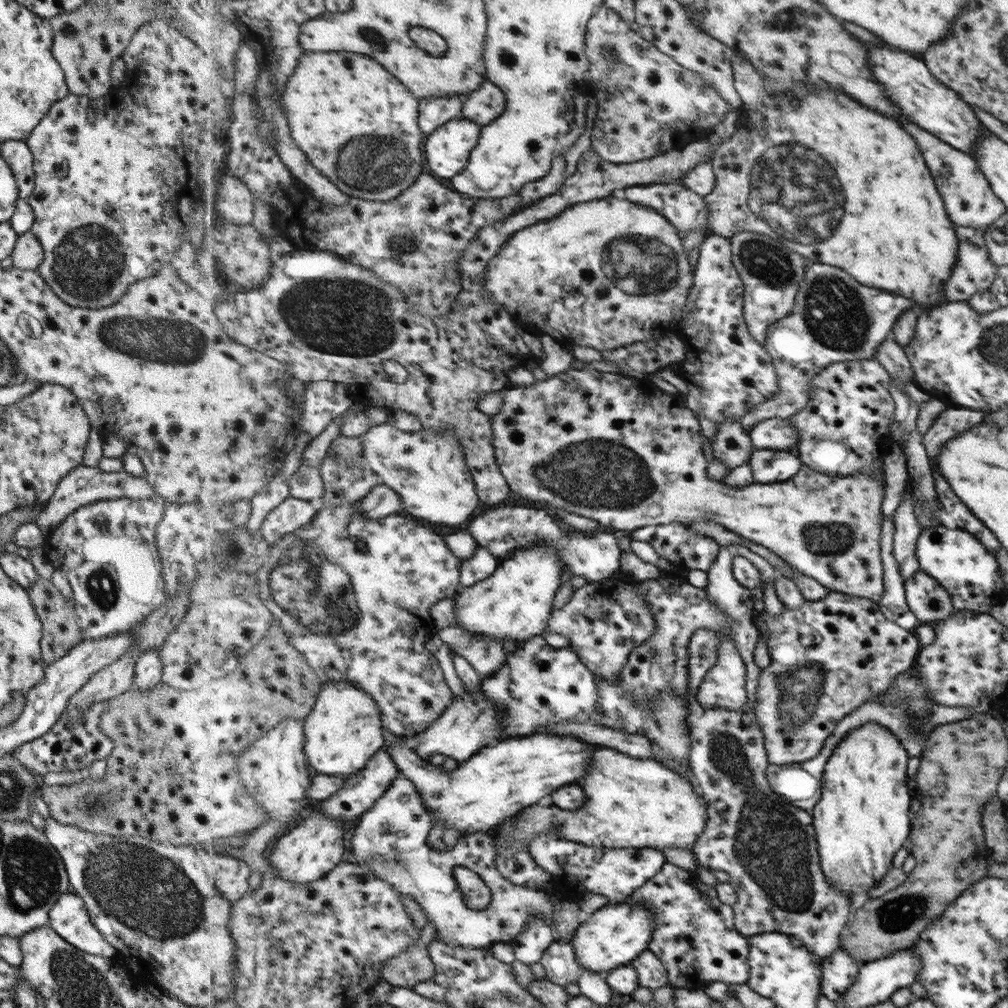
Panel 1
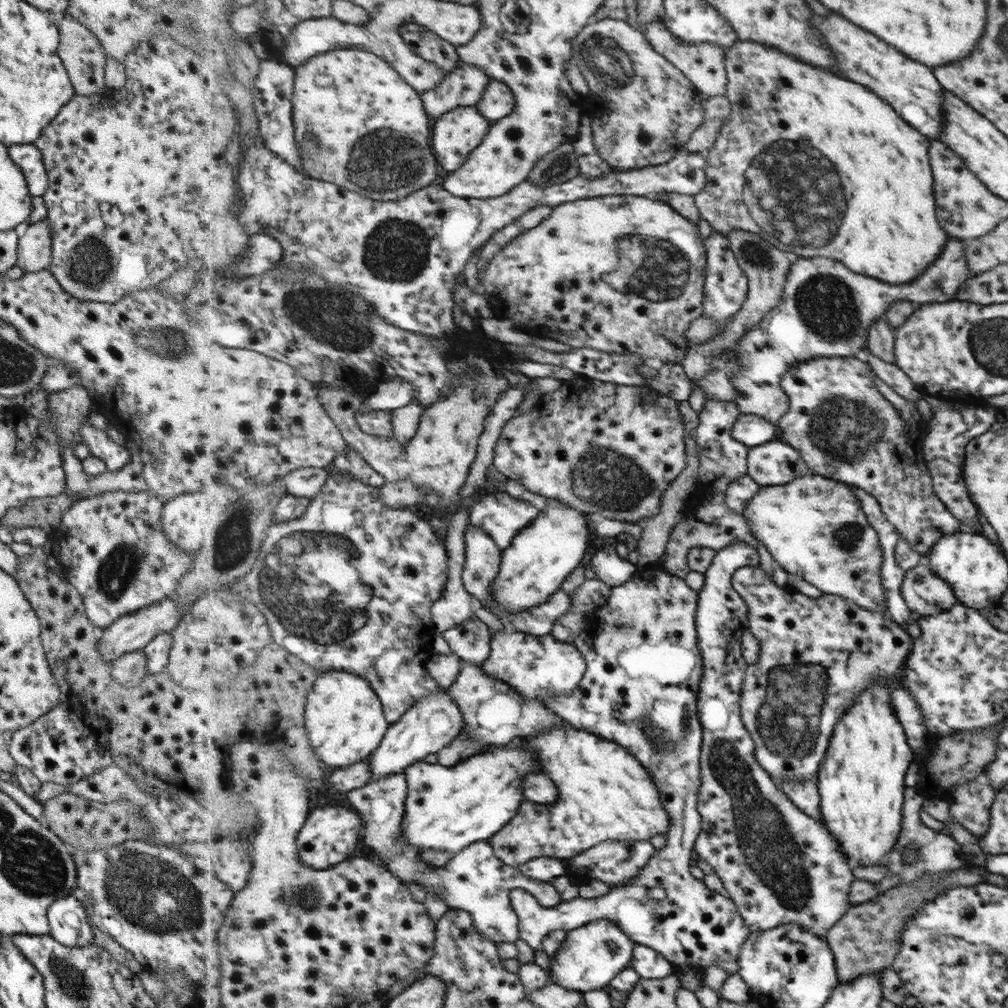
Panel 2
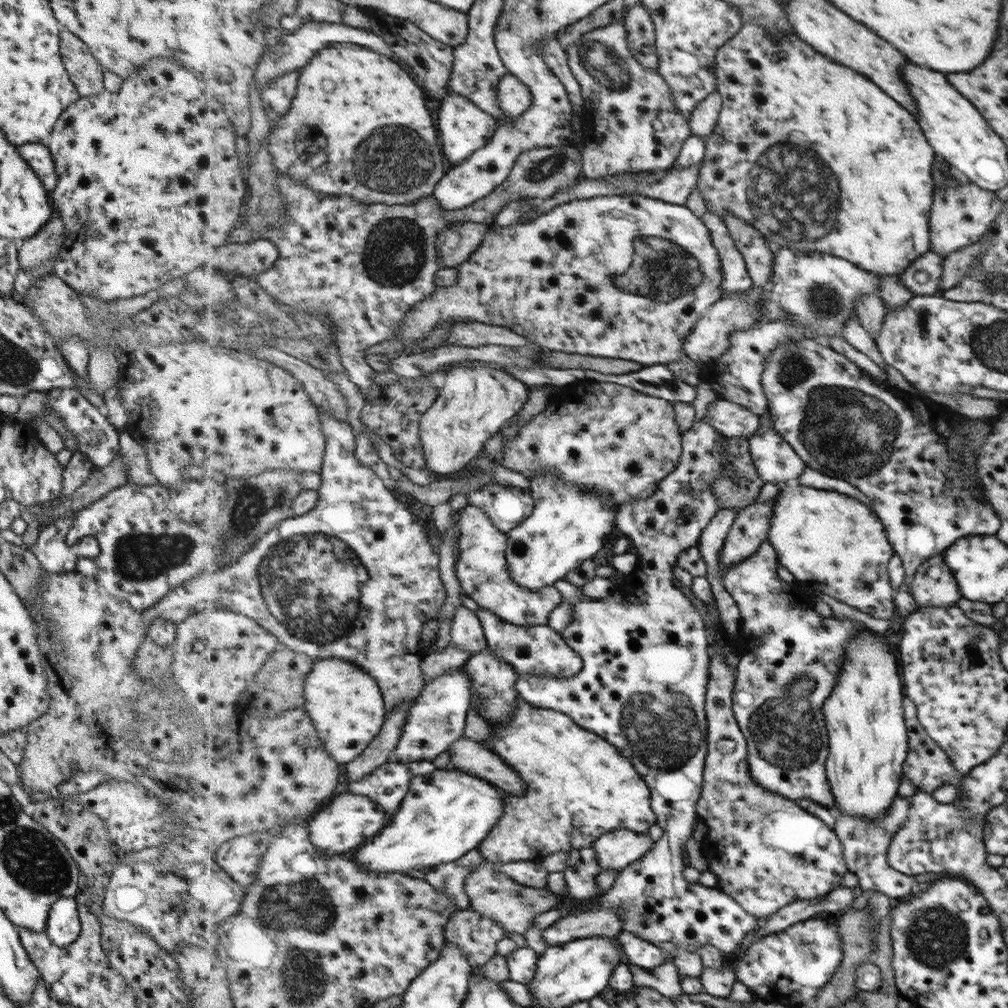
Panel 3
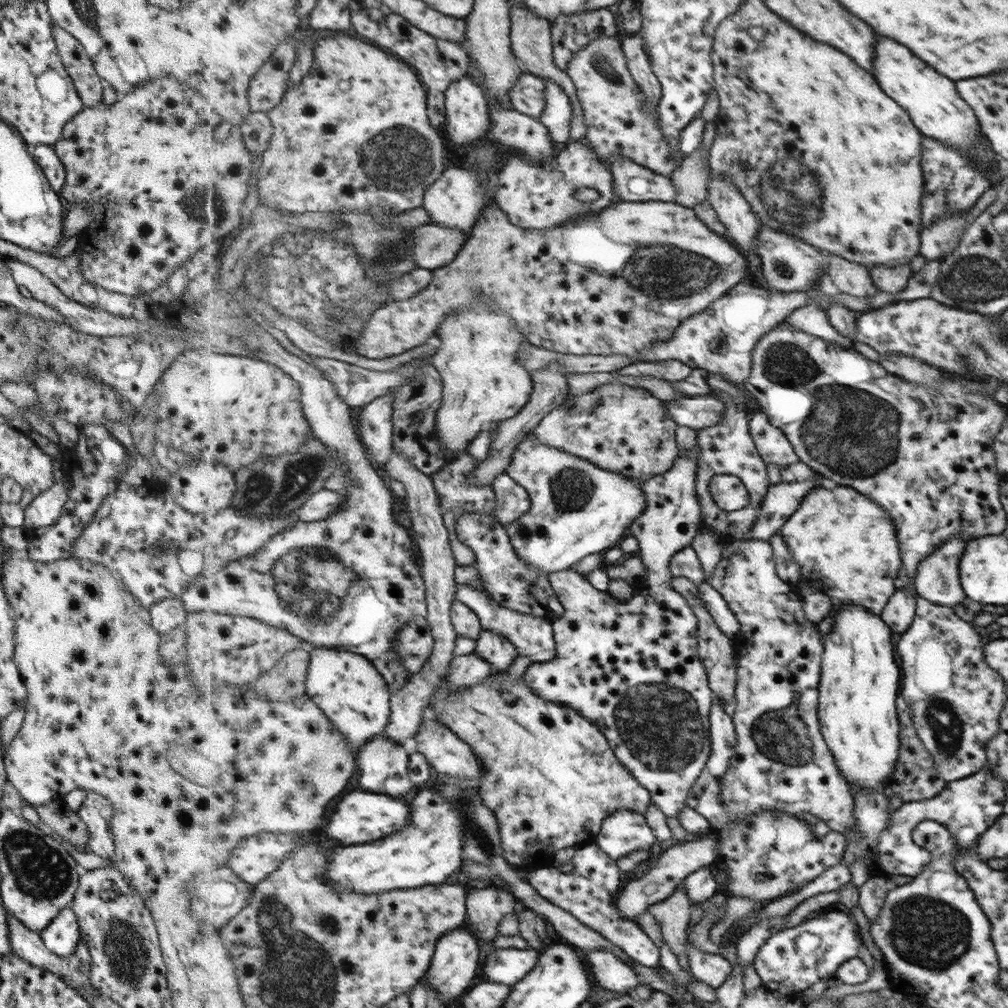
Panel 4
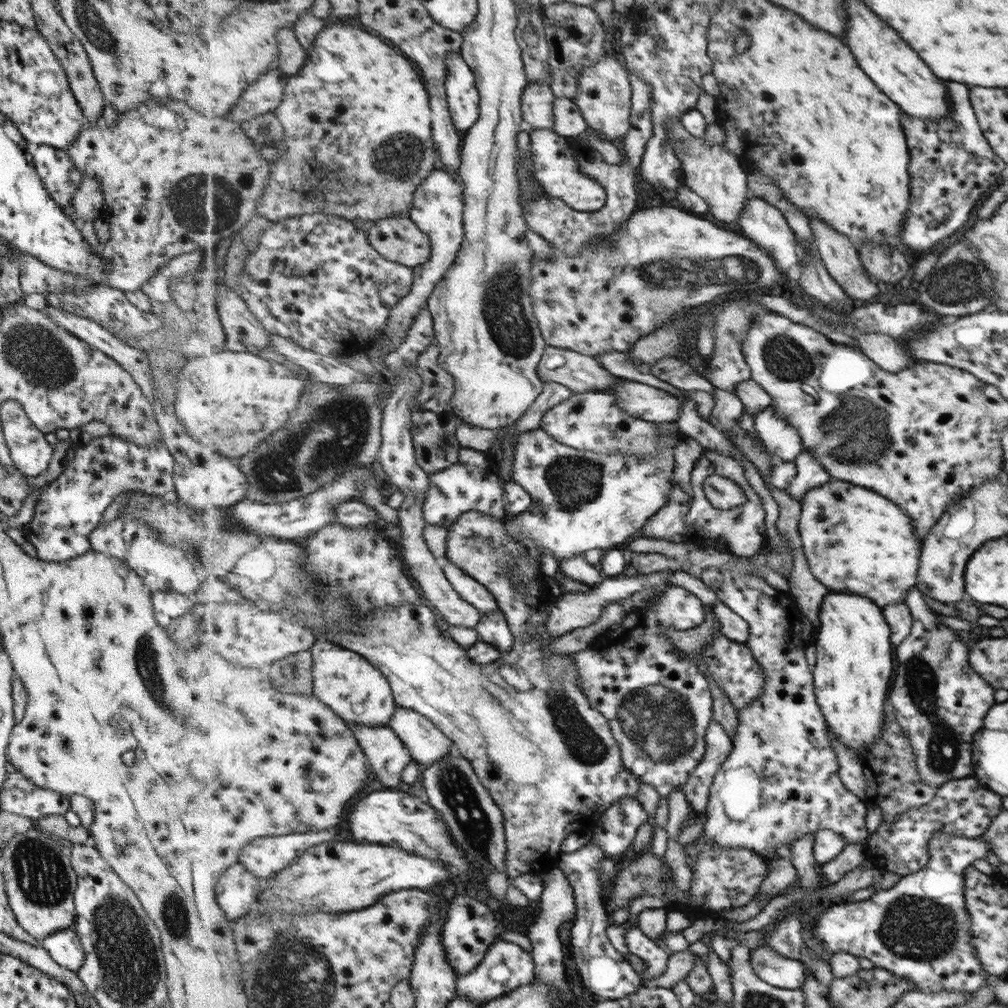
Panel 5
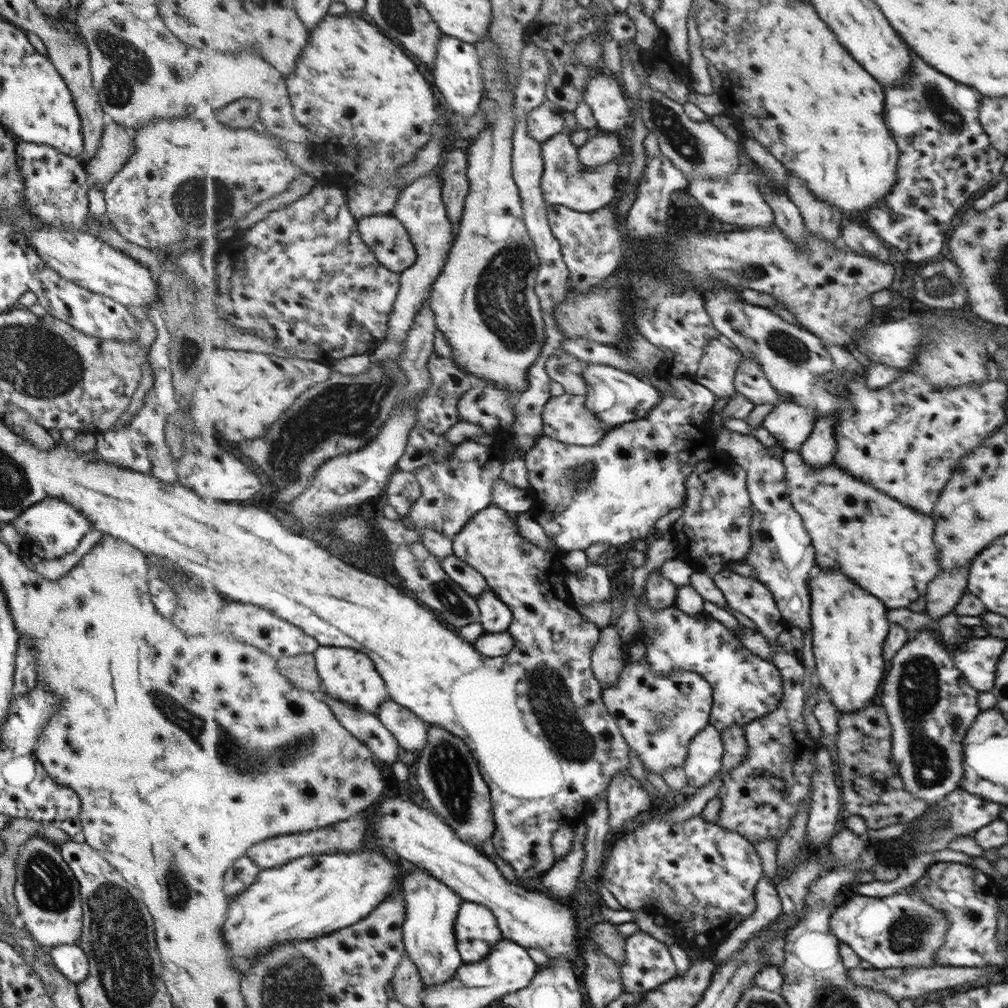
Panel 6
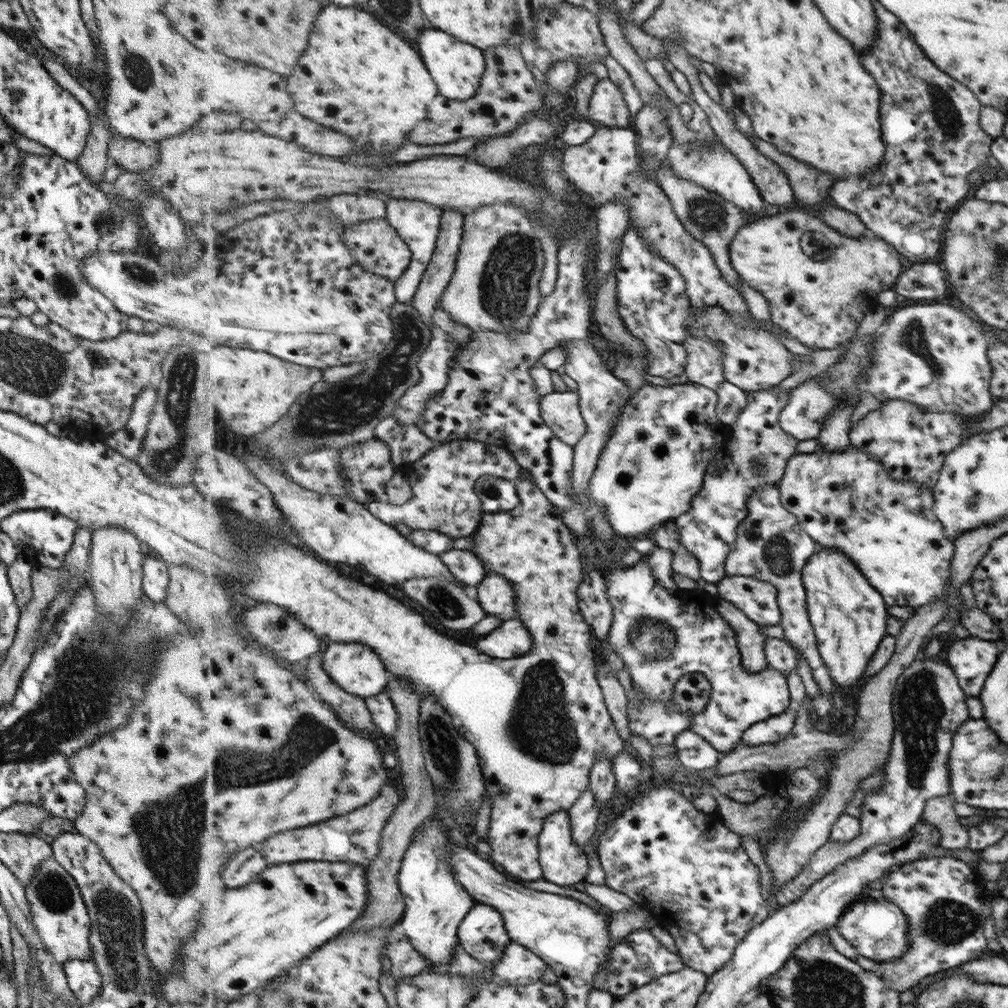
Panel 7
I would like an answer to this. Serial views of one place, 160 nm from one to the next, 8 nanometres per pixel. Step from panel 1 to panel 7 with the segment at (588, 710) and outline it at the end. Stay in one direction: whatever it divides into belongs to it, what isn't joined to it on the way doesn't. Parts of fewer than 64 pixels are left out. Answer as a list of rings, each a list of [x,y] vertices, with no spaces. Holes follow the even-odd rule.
[[[453,548],[440,555],[449,570],[466,585],[477,588],[484,582],[489,570],[473,551]]]

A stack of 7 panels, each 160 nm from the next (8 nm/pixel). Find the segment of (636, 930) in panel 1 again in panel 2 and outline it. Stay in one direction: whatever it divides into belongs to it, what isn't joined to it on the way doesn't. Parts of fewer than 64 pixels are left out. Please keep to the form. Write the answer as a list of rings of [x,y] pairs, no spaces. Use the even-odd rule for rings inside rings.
[[[594,920],[581,928],[570,930],[568,940],[550,962],[551,982],[582,994],[599,990],[630,966],[636,942],[612,920]]]

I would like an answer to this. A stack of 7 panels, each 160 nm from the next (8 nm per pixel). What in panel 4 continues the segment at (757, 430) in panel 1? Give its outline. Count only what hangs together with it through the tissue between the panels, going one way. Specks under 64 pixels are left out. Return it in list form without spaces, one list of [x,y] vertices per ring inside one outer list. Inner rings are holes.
[[[711,395],[683,396],[664,405],[670,418],[680,426],[691,426],[698,430],[719,424],[726,409],[722,400]]]

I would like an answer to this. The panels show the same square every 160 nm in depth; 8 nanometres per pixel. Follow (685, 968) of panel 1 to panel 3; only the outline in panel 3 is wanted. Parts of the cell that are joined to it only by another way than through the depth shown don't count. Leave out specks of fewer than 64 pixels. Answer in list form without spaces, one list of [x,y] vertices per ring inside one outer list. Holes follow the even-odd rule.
[[[708,414],[704,416],[704,418],[697,420],[688,431],[683,433],[682,446],[684,451],[683,456],[680,457],[680,463],[677,465],[676,470],[659,483],[659,487],[657,487],[657,490],[649,498],[635,499],[631,502],[622,504],[617,517],[617,524],[620,526],[619,535],[627,537],[632,542],[632,546],[638,555],[638,566],[635,571],[625,576],[625,581],[613,588],[611,596],[602,598],[601,600],[588,598],[583,594],[581,587],[571,584],[571,582],[566,579],[558,580],[554,584],[562,592],[564,600],[573,606],[574,619],[568,627],[565,627],[565,630],[562,632],[562,637],[565,639],[565,642],[581,656],[580,658],[583,659],[583,670],[571,678],[555,678],[555,676],[520,676],[519,680],[517,680],[515,689],[519,691],[521,697],[523,697],[525,701],[529,701],[537,708],[553,709],[555,712],[563,712],[563,714],[571,716],[575,724],[604,737],[605,740],[616,745],[625,757],[632,760],[632,763],[636,765],[637,772],[640,772],[640,775],[644,777],[645,782],[649,785],[649,789],[652,793],[652,809],[656,812],[658,823],[665,831],[661,840],[656,841],[656,846],[653,847],[643,859],[629,865],[621,871],[612,887],[603,893],[603,895],[599,897],[599,900],[592,902],[592,904],[588,904],[588,906],[582,906],[582,908],[561,905],[559,908],[536,916],[536,920],[534,920],[532,927],[545,930],[553,926],[558,920],[568,917],[571,914],[578,915],[583,911],[592,911],[597,908],[615,909],[620,912],[624,920],[623,931],[627,930],[627,932],[631,932],[633,936],[639,936],[639,938],[643,938],[643,940],[652,942],[659,948],[669,951],[674,956],[675,950],[679,947],[695,952],[699,946],[705,946],[705,944],[715,946],[724,954],[731,954],[731,952],[735,952],[735,950],[739,948],[739,944],[743,944],[743,941],[752,937],[754,932],[759,930],[762,926],[761,920],[753,916],[750,912],[747,912],[747,910],[745,910],[732,896],[729,896],[729,893],[723,892],[720,888],[703,886],[700,882],[689,883],[685,880],[685,876],[683,876],[683,870],[687,868],[687,866],[685,866],[685,842],[687,842],[689,838],[694,838],[694,826],[696,820],[699,819],[699,814],[696,812],[696,805],[702,796],[702,789],[704,788],[704,768],[706,759],[708,758],[709,730],[706,700],[708,699],[709,679],[711,679],[711,648],[708,630],[702,619],[702,614],[698,611],[695,603],[681,590],[681,587],[677,584],[674,572],[676,564],[678,564],[679,555],[689,547],[698,546],[706,526],[721,510],[718,498],[716,498],[712,491],[712,484],[720,477],[723,471],[726,471],[730,467],[730,460],[728,460],[727,453],[725,453],[725,449],[723,449],[722,445],[723,437],[723,434],[718,432],[714,426],[708,423]]]

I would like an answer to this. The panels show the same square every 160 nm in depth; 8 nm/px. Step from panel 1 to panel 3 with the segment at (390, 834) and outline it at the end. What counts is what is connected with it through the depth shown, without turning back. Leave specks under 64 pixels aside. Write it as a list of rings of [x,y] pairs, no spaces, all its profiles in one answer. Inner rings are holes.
[[[389,760],[378,766],[373,774],[350,785],[349,793],[369,796],[373,802],[386,808],[388,816],[393,818],[409,793],[412,779],[408,765]],[[487,858],[484,859],[486,862],[480,864],[480,866],[476,866],[474,872],[467,877],[466,893],[469,895],[472,907],[482,915],[496,920],[506,930],[505,936],[507,936],[508,933],[516,933],[519,935],[525,934],[525,932],[528,932],[533,926],[536,916],[539,916],[544,912],[549,912],[555,908],[559,908],[562,905],[559,895],[551,892],[549,887],[544,886],[543,888],[533,888],[532,886],[519,884],[508,874],[500,871],[499,863],[491,862]]]

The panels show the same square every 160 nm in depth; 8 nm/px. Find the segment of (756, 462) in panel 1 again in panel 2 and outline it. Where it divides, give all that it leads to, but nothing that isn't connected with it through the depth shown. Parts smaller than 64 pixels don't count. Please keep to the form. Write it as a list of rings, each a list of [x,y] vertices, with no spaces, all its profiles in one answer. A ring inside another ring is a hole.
[[[783,438],[750,448],[748,474],[763,487],[787,484],[810,473],[805,459]]]

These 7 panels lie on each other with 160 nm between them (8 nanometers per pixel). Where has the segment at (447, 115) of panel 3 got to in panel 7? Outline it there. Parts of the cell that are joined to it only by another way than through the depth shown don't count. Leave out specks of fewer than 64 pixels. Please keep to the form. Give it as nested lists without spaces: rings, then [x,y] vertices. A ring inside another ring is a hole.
[[[431,27],[424,30],[421,32],[423,36],[419,36],[419,48],[425,56],[425,64],[429,64],[429,70],[433,72],[433,78],[441,84],[440,94],[453,100],[472,99],[480,90],[488,64],[485,51],[441,29]]]

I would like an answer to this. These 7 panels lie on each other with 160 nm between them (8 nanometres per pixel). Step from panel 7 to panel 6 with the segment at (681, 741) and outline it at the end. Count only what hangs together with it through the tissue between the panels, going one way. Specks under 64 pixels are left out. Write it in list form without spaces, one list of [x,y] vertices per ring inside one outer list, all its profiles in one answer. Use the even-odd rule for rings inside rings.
[[[709,725],[692,740],[684,766],[691,791],[704,787],[720,774],[724,754],[724,738],[715,726]]]

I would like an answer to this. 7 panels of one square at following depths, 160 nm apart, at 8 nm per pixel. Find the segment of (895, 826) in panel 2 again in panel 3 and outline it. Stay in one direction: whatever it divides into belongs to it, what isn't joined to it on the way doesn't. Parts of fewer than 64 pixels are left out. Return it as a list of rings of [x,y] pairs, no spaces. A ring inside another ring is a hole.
[[[865,631],[853,637],[846,648],[849,652],[841,676],[832,696],[824,704],[825,721],[828,722],[830,735],[830,753],[826,763],[828,779],[839,814],[869,820],[880,819],[892,805],[897,780],[901,776],[901,765],[907,756],[907,736],[901,718],[901,682],[897,676],[895,658],[887,652],[881,635]]]

